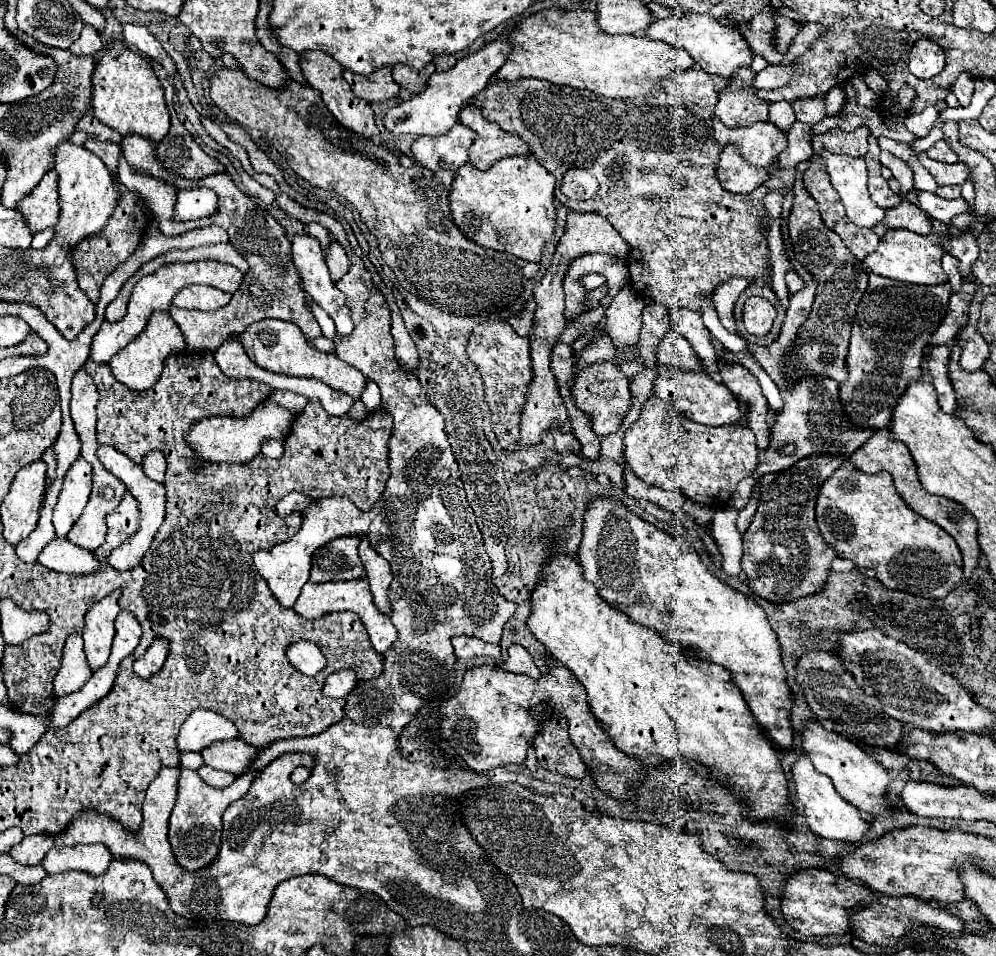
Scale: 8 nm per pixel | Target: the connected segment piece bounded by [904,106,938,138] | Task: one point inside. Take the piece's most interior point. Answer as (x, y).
(917, 123)

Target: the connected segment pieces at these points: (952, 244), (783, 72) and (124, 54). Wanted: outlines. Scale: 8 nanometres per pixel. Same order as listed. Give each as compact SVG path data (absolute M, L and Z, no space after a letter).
M964 228L960 230L960 236L948 236L946 242L940 244L944 248L944 252L948 252L950 256L954 256L960 264L960 274L962 278L966 278L968 282L976 282L974 274L972 274L972 264L976 262L978 258L978 240L976 236L972 234L970 228Z
M794 62L790 66L782 66L782 64L774 64L774 66L768 66L766 70L758 72L754 82L752 82L752 88L754 90L760 90L760 88L780 88L784 86L790 78L792 78L792 72L794 72Z
M112 40L102 52L98 66L92 74L92 112L94 116L112 126L122 136L144 134L152 142L160 142L170 128L170 114L164 102L164 88L156 78L148 58L134 52L120 40Z

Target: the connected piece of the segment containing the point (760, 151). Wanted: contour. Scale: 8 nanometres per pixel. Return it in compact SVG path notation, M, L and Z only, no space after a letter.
M714 118L714 138L720 146L730 142L738 144L746 162L766 170L788 144L786 134L768 122L756 122L746 128L728 128L718 118Z

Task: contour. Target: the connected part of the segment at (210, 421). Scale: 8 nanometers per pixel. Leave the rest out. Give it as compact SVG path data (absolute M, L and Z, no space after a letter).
M266 398L262 404L256 406L248 416L232 418L232 416L210 416L202 418L206 420L206 428L196 428L196 424L190 428L186 434L186 444L196 450L198 460L208 462L208 464L244 464L252 460L256 454L260 454L262 442L268 438L284 438L286 432L290 430L290 412L282 408L280 404L274 402L274 398Z

